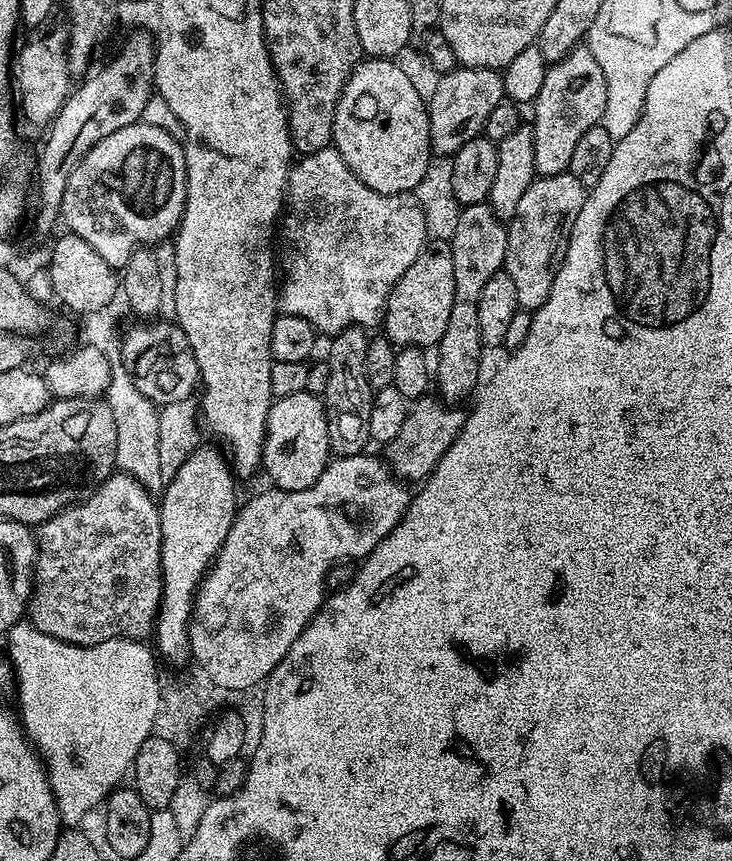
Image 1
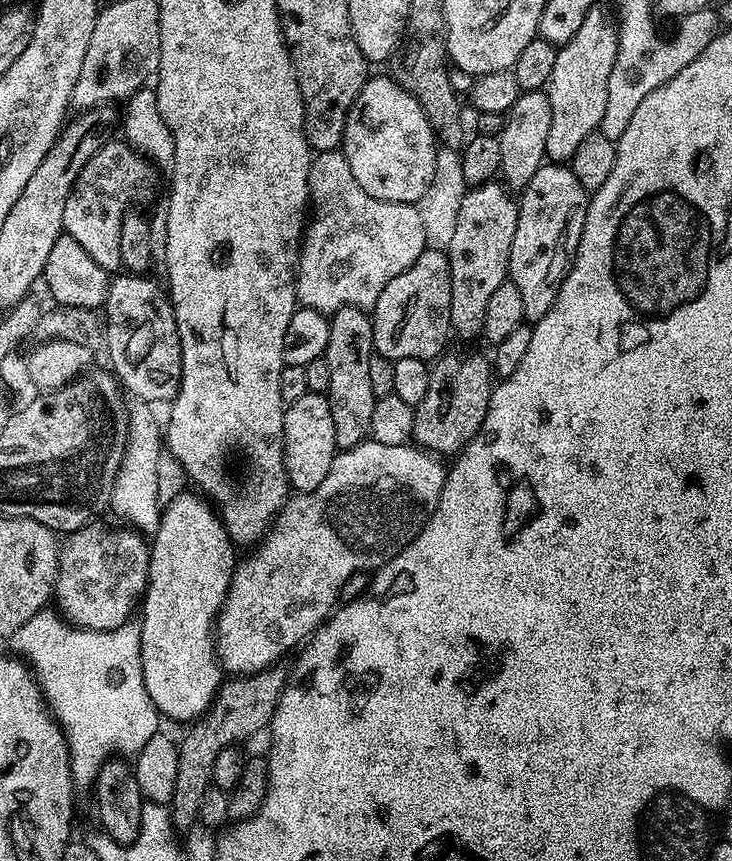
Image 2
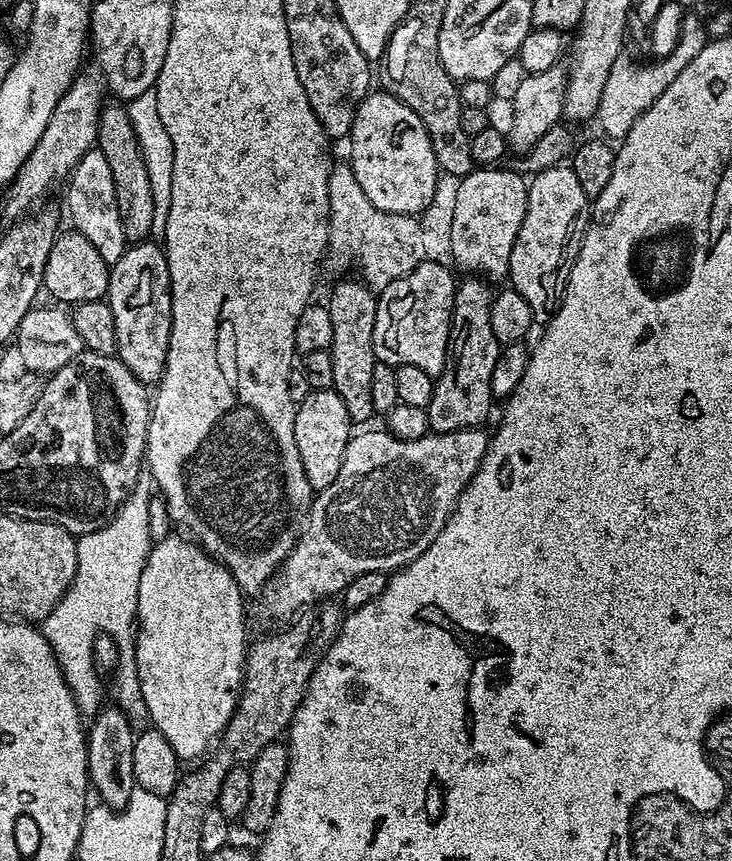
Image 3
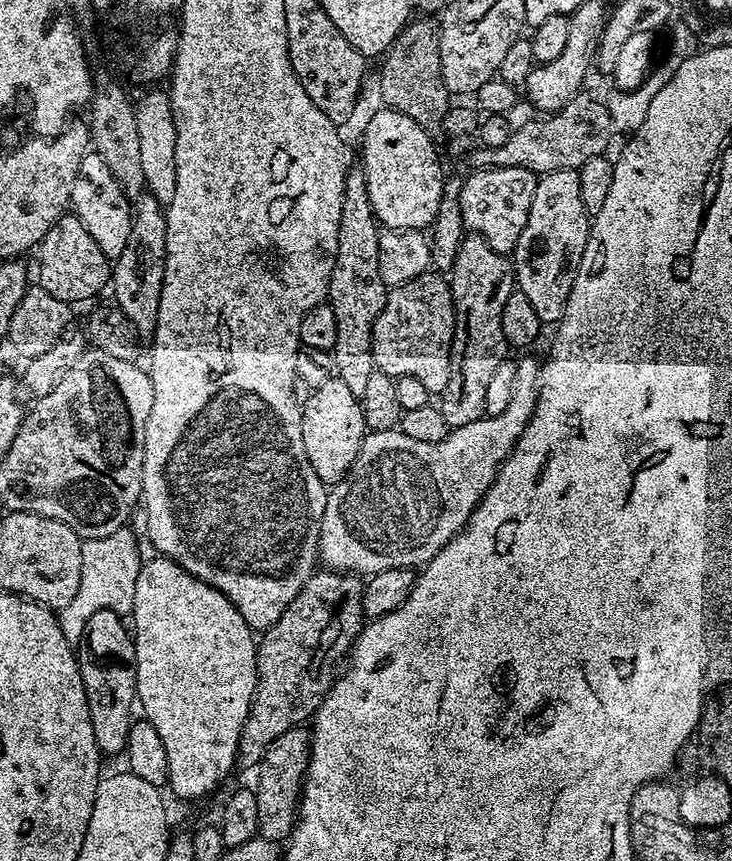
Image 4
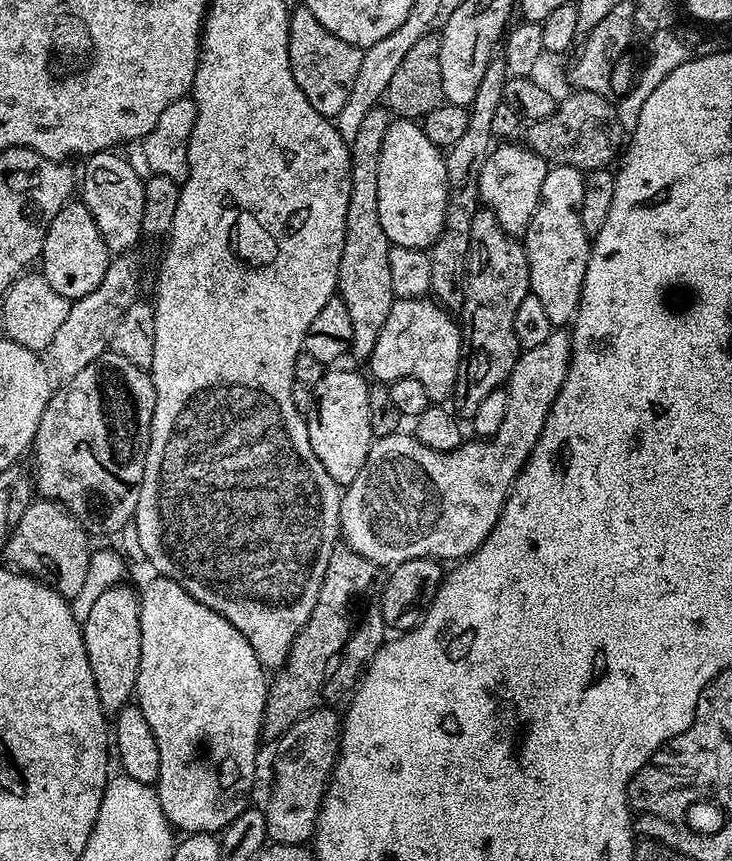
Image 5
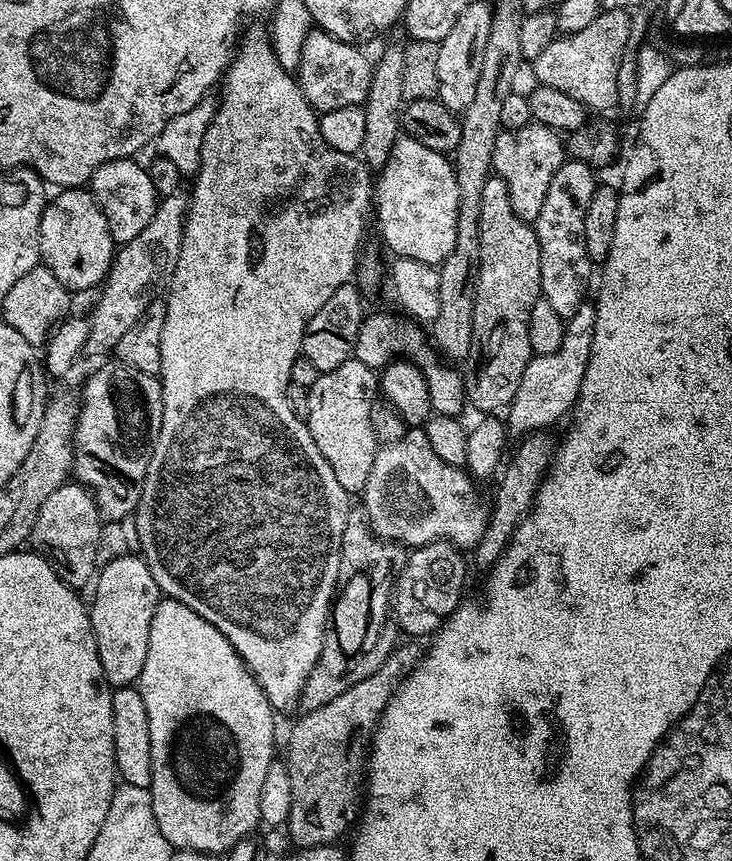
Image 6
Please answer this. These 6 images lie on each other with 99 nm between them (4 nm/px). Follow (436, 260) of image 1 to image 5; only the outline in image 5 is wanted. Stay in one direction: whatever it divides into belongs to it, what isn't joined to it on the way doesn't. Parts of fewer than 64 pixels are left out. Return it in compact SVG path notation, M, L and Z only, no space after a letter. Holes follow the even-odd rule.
M423 295L393 299L390 314L378 334L378 342L374 342L374 350L366 361L366 367L376 375L373 377L380 382L394 380L419 382L426 390L429 401L433 405L440 406L453 399L458 382L459 365L460 324L454 319L453 313L436 303L435 299L425 298Z

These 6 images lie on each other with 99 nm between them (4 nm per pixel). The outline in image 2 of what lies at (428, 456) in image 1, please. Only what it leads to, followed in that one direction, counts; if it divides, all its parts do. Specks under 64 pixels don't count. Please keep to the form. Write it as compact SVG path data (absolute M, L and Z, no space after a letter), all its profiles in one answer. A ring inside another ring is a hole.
M450 352L441 355L431 365L430 390L426 390L426 398L422 398L422 402L415 405L412 440L424 451L433 454L456 454L472 441L486 418L494 387L487 355L479 356L476 352Z

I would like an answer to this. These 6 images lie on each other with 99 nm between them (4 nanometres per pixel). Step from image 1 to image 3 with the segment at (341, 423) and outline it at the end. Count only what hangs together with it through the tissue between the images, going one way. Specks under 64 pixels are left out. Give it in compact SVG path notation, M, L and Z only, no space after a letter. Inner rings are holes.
M340 278L326 299L330 322L334 322L334 338L331 354L334 358L334 382L332 388L346 402L346 410L354 422L373 419L370 402L370 381L374 366L378 363L374 354L374 318L377 293L359 279Z

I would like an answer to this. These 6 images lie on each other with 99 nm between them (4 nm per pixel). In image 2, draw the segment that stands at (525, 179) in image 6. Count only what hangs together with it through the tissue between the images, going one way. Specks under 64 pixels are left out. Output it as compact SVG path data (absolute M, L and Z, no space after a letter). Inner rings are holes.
M500 182L469 187L461 199L456 225L446 242L446 255L450 266L450 328L464 340L483 333L490 294L508 280L510 242L514 242L514 230L518 230L519 209L517 197Z

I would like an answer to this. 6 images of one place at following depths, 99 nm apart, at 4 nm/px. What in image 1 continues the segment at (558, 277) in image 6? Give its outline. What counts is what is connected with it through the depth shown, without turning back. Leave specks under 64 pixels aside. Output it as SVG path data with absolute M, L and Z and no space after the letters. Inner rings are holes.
M567 171L553 176L537 176L531 186L522 194L518 210L507 221L508 241L503 271L508 273L510 282L514 282L514 294L518 294L520 308L526 312L535 312L550 298L550 286L564 261L564 255L574 230L586 190L578 178Z

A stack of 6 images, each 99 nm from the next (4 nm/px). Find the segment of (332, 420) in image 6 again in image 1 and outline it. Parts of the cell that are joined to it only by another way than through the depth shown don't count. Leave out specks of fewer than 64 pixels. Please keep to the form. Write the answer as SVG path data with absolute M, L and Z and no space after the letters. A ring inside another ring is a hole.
M307 390L275 397L266 418L262 450L263 475L268 475L281 492L301 492L318 482L329 459L328 427L323 399L317 393Z

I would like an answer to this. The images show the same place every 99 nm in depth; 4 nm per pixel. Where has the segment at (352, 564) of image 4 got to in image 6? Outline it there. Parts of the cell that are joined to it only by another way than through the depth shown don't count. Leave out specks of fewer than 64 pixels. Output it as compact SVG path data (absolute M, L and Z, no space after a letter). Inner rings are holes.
M585 302L573 316L567 317L562 346L554 350L554 354L533 355L526 366L526 374L522 374L522 382L518 385L518 394L512 407L506 412L506 427L509 433L516 435L517 432L517 437L523 438L534 432L551 429L551 424L559 416L567 417L575 409L582 390L582 378L590 362L595 317L595 303ZM412 426L398 442L377 447L362 493L362 511L385 540L394 540L409 549L435 540L451 540L461 550L472 550L488 528L490 511L489 505L480 501L475 487L464 468L450 466L434 454L423 427Z

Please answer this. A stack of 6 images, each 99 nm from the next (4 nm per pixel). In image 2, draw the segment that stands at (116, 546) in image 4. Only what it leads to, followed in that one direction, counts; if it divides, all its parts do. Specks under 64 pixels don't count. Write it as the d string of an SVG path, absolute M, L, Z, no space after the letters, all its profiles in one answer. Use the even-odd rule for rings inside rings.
M136 402L128 410L128 441L126 454L122 454L122 466L114 478L111 511L125 516L133 529L144 534L155 533L160 525L162 499L160 500L160 448L162 452L162 424L156 421L152 413L153 405L148 402ZM46 606L34 614L34 618L18 626L16 633L10 637L11 644L11 651L30 665L49 712L64 732L70 754L72 783L77 789L91 789L101 766L108 759L117 754L124 758L135 758L142 746L146 746L146 742L150 742L150 738L161 731L162 717L156 711L154 702L150 702L150 694L146 694L146 682L142 682L139 623L129 622L109 632L95 632L89 628L75 628L59 611Z

